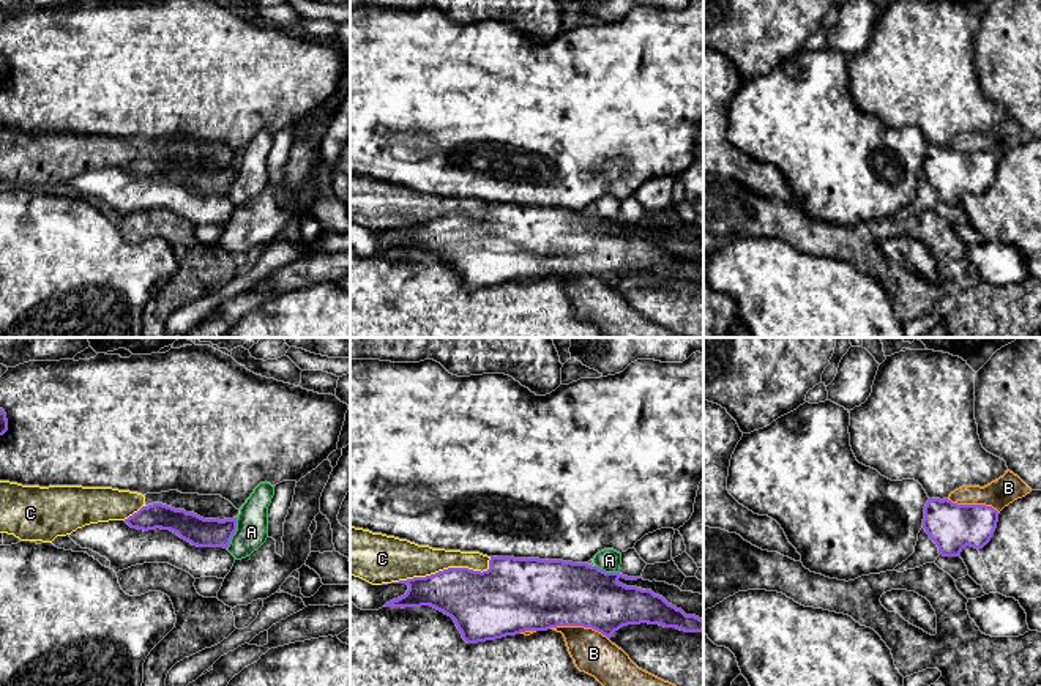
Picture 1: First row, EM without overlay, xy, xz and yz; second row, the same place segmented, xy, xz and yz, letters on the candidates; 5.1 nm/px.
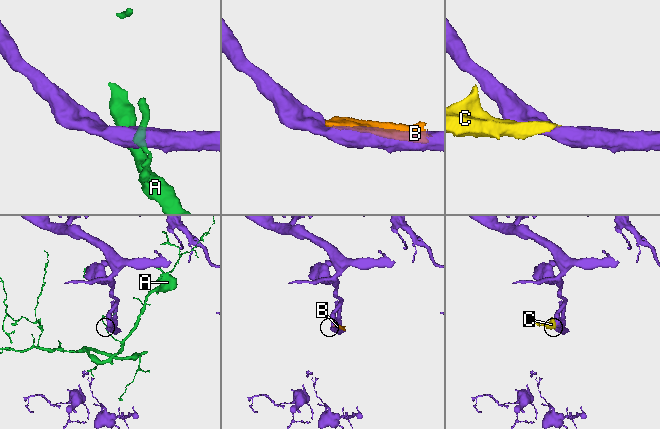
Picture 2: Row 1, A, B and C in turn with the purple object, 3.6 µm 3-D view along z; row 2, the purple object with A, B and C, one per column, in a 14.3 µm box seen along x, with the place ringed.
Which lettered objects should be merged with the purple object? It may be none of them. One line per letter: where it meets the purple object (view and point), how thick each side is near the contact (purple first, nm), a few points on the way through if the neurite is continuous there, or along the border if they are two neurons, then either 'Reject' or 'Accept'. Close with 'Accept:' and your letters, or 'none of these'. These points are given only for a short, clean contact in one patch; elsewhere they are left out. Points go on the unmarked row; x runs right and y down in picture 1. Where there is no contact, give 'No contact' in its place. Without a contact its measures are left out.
A: Touches purple at xy (234, 180). Thickness 150 nm (purple) against 160 nm. Boundary: xy (237, 164), (237, 177), (226, 194). Reject
B: Touches purple at xz (579, 272). Thickness 360 nm (purple) against 220 nm. Reject
C: Touches purple at xz (444, 216). Thickness 320 nm (purple) against 220 nm. Reject
Accept: none of these

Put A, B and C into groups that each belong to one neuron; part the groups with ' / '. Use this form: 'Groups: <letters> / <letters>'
Groups: A / B C

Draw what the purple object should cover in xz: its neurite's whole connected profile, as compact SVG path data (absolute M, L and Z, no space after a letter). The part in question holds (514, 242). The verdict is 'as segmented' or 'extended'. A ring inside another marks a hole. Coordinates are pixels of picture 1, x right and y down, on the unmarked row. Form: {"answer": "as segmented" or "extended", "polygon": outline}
{"answer": "as segmented", "polygon": "M491 203L487 218L448 214L426 224L413 224L391 230L407 230L404 243L383 254L431 252L451 263L467 290L495 287L525 278L547 278L557 273L591 274L607 285L628 271L659 271L685 279L702 279L703 267L686 262L651 237L626 233L618 229L637 227L618 219L606 219L588 210L563 207Z"}

